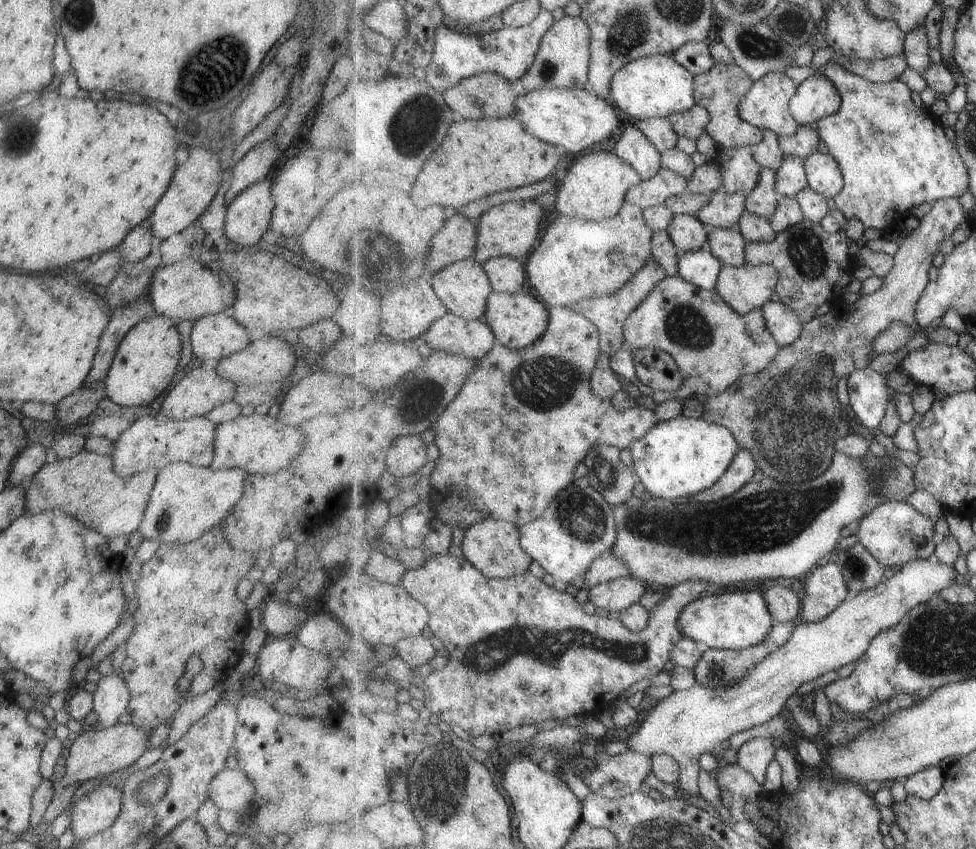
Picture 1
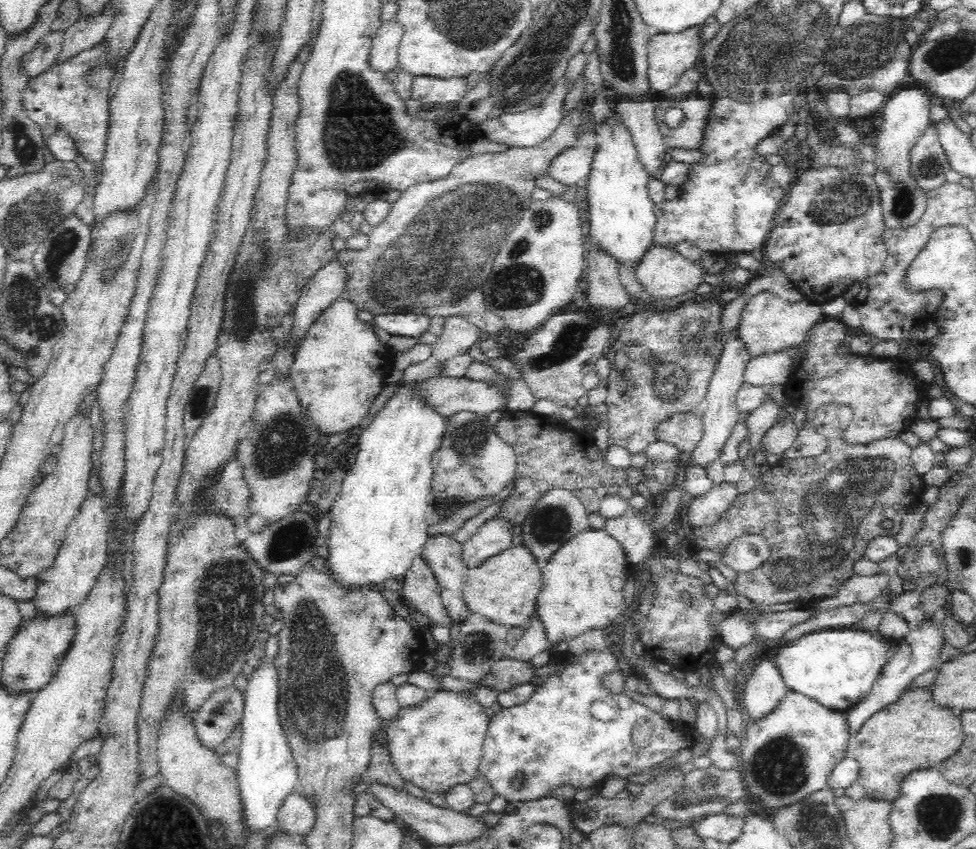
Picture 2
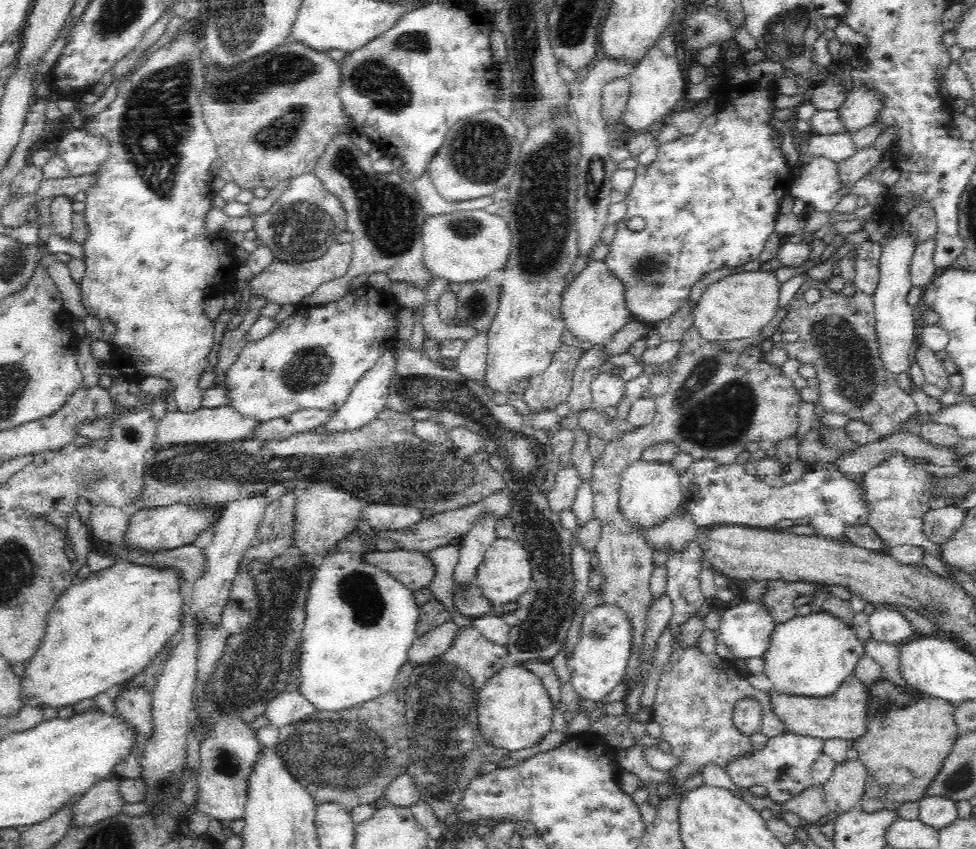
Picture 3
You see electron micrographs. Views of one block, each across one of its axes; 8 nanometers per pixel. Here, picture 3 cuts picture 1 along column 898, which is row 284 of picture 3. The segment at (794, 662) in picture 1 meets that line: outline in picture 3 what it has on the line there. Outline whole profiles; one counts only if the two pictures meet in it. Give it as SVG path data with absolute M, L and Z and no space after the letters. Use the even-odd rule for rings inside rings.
M592 259L563 291L562 319L576 341L593 346L607 346L614 335L637 320L628 307L623 280L607 265L606 260Z

